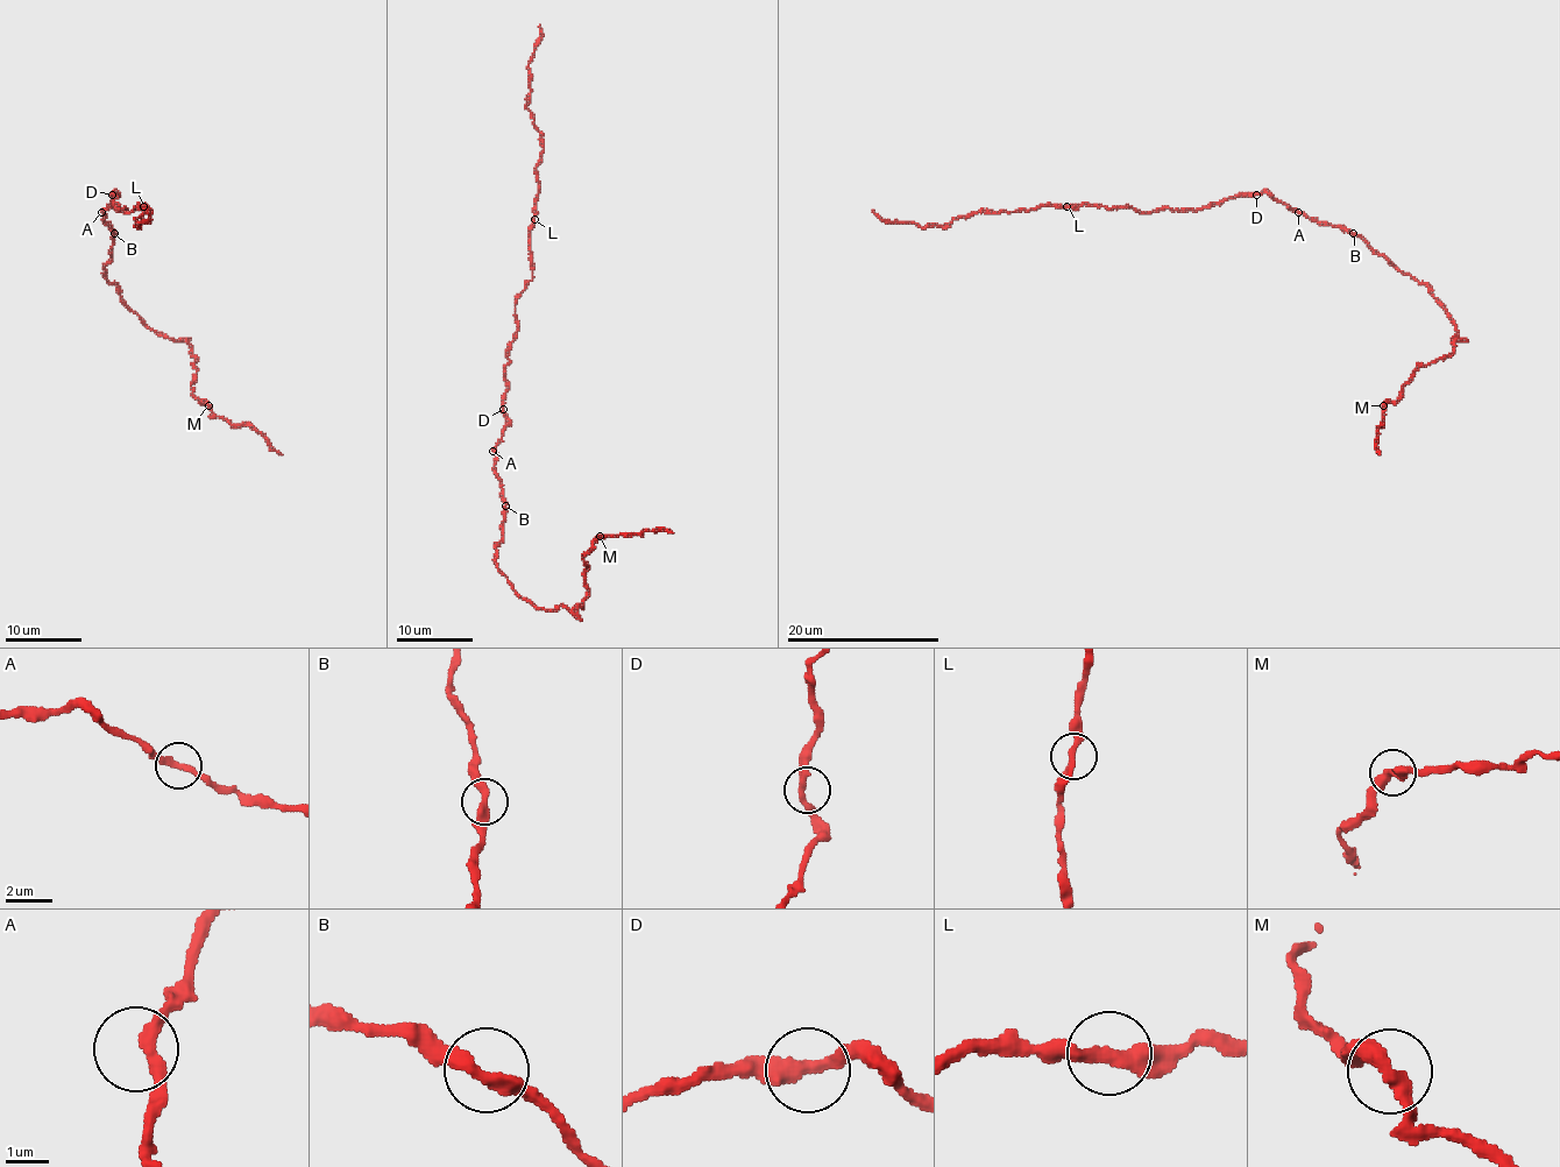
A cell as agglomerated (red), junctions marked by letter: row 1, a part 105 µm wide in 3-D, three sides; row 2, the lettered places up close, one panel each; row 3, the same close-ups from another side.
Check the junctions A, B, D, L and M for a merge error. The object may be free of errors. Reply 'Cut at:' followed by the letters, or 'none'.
Cut at: none

